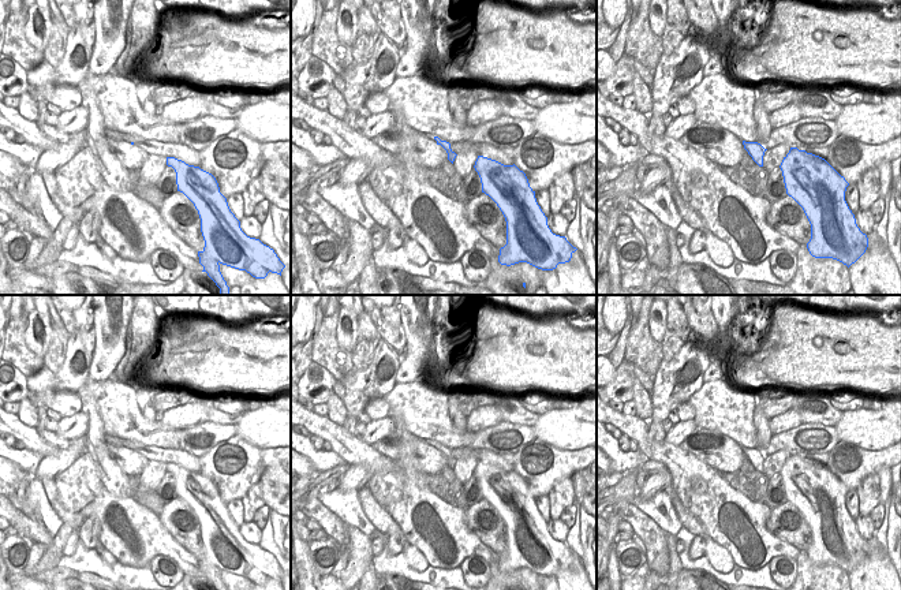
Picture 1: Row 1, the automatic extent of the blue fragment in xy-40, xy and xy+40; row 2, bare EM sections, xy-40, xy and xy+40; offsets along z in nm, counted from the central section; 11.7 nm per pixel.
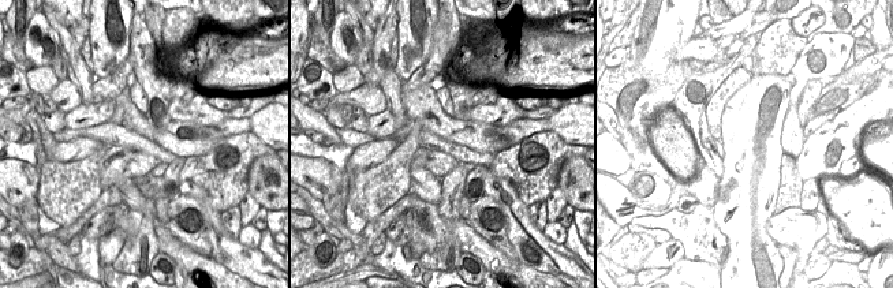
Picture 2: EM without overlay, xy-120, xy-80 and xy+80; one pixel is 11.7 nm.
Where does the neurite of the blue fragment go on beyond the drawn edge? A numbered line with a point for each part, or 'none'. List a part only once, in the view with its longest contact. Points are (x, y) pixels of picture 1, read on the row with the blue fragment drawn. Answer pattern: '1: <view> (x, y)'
none

